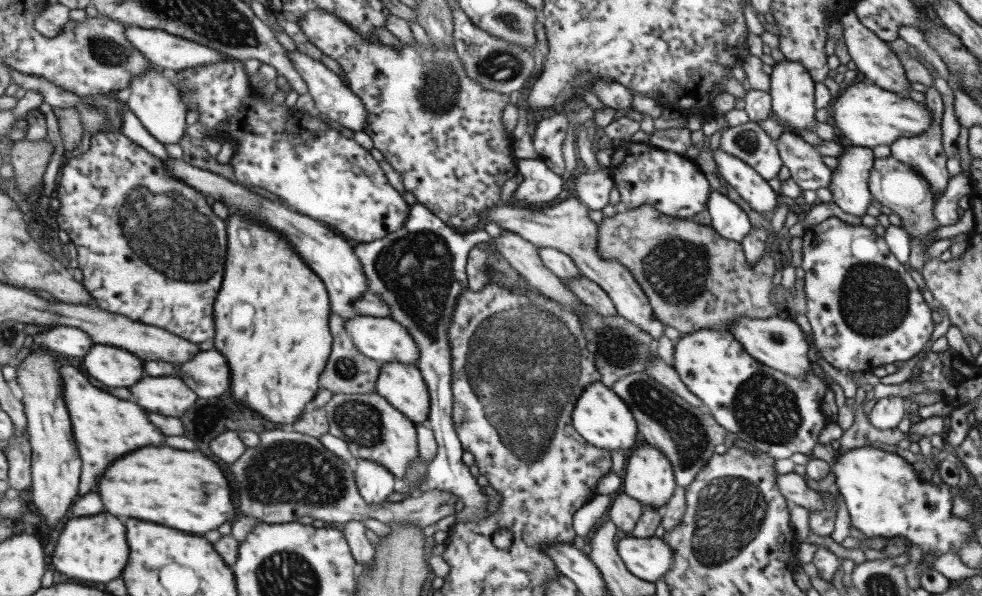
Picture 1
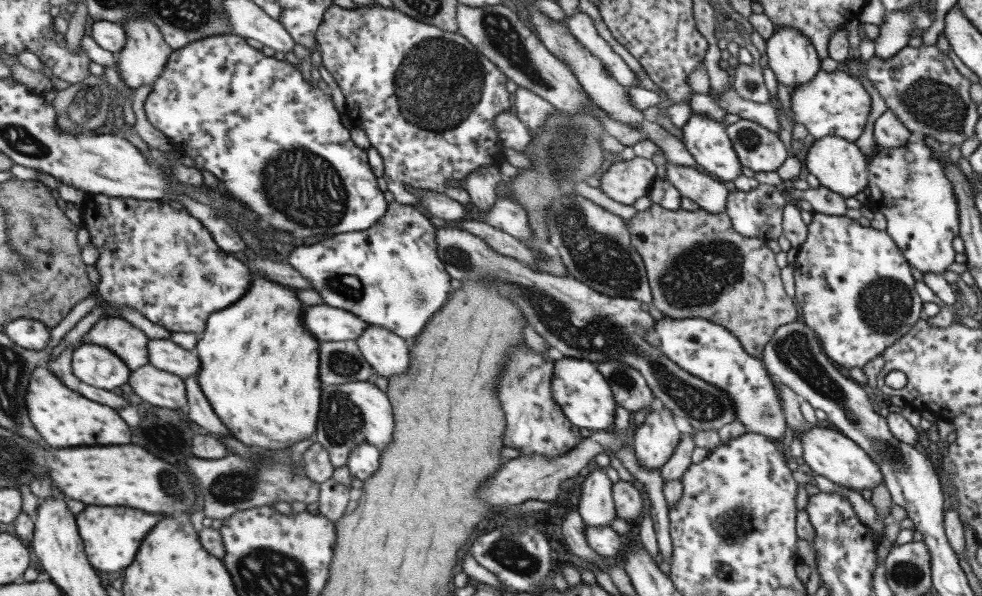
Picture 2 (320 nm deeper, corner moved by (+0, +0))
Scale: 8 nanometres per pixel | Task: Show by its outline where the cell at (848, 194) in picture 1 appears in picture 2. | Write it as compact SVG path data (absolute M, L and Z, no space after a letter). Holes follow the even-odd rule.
M839 136L815 139L805 155L804 168L817 178L821 187L840 194L843 199L854 198L868 183L865 155L859 151L854 142L843 140Z

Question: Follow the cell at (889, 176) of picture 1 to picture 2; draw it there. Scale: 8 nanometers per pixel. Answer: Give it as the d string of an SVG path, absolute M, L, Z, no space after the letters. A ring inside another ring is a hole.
M907 142L901 148L878 148L871 161L866 164L867 190L870 197L866 205L874 212L880 212L886 219L884 230L901 251L907 264L915 270L926 273L943 273L953 262L955 254L952 240L958 235L957 204L951 181L946 177L944 166L922 142Z

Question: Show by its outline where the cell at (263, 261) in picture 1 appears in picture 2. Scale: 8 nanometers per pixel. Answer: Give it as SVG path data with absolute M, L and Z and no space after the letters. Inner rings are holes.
M251 273L252 281L241 298L221 311L212 312L193 351L200 365L196 381L213 412L227 426L228 432L245 446L281 450L294 442L310 438L315 432L321 389L317 380L319 342L301 324L304 304L295 296L295 289Z

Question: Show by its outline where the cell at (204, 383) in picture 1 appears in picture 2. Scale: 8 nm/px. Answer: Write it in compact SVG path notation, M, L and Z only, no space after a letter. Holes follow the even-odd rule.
M167 338L148 340L146 353L151 366L170 372L181 380L189 375L195 377L200 365L194 351L185 351Z

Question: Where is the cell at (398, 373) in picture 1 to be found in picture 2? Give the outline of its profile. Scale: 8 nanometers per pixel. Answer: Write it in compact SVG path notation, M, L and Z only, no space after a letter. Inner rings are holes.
M367 325L354 342L366 363L387 380L403 374L409 364L405 340L377 325Z

